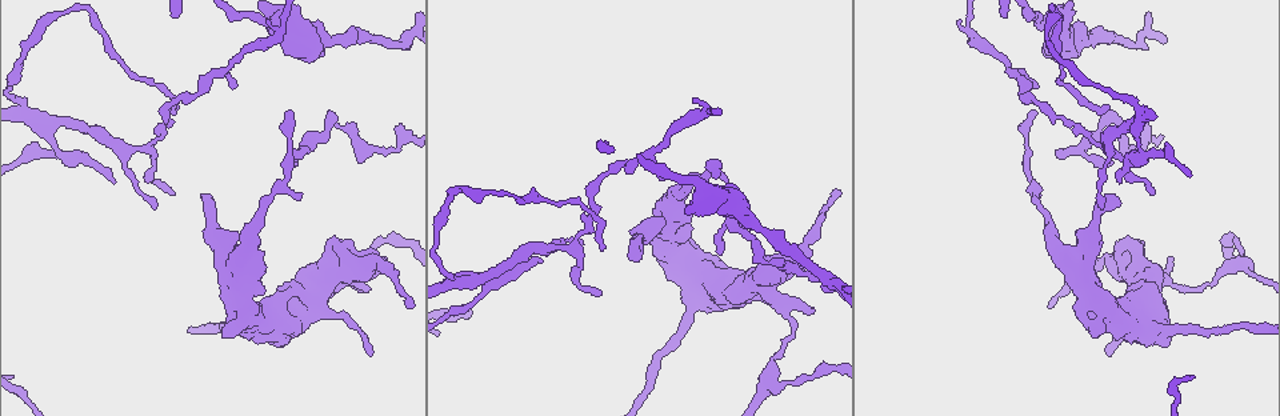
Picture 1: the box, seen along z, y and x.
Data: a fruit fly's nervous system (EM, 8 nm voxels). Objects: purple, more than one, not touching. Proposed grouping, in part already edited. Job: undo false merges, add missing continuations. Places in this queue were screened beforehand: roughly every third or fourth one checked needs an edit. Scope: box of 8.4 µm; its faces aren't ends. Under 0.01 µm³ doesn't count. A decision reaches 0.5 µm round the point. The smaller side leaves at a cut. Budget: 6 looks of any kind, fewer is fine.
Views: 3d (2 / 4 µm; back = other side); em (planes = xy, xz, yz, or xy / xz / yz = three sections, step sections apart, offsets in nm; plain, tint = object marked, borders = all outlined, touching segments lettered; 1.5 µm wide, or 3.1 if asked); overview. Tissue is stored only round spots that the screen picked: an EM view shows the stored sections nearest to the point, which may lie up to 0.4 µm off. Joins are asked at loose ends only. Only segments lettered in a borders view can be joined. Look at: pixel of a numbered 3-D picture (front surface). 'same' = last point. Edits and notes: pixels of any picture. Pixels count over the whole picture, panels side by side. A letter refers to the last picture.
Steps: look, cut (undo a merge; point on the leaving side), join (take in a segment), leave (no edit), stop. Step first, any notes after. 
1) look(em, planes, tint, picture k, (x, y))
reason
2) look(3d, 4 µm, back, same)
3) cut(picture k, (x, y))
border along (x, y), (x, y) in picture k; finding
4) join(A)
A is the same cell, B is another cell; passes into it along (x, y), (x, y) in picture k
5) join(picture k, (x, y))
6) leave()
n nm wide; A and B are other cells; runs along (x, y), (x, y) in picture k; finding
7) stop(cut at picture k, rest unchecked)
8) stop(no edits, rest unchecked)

look(em, planes, borders, picture 1, (636, 262))
an open end

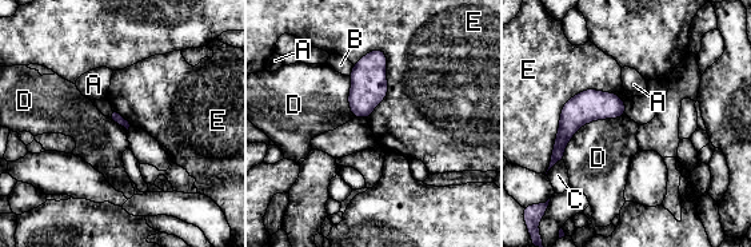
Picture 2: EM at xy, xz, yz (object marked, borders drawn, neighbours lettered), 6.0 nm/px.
leave()
E touches over 600 nm; A, B, C, D and E are other cells; runs along (620, 103), (590, 106), (559, 156) in picture 2; none of them fits

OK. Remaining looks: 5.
look(em, planes, borders, picture 1, (540, 259))
branch stops here

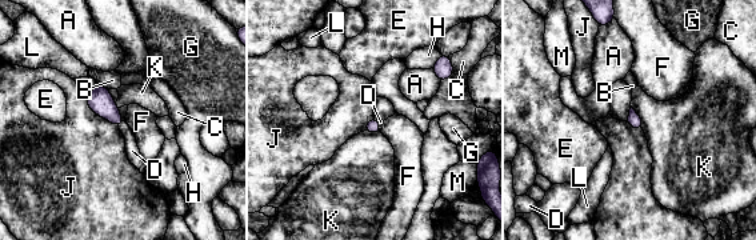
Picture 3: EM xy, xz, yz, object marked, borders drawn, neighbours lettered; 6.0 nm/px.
join(D)
J touches over 280 nm; D is the same cell, A, B, C, E, F, G, H, J, K, L and M are other cells; passes into it along (100, 102), (120, 124), (132, 151) in picture 3; it goes on there

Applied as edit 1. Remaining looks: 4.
look(em, planes, tint, picture 1, (359, 286))
abrupt turn

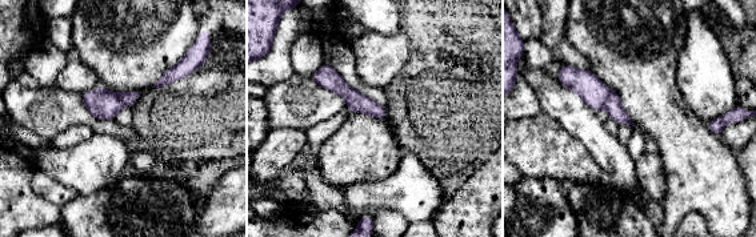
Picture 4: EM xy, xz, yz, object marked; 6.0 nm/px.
look(em, planes, borders, same)
see the neighbours

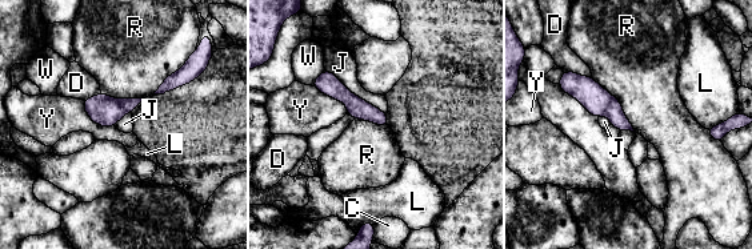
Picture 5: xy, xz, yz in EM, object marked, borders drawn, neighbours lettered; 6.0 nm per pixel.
cut(picture 5, (615, 112))
C, D, J, L, R, W and Y are other cells; the part that leaves runs along (318, 83), (384, 121) in picture 5; a second cell is stuck on

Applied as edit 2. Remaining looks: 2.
stop(join at picture 3, cut at picture 5, rest unchecked)

